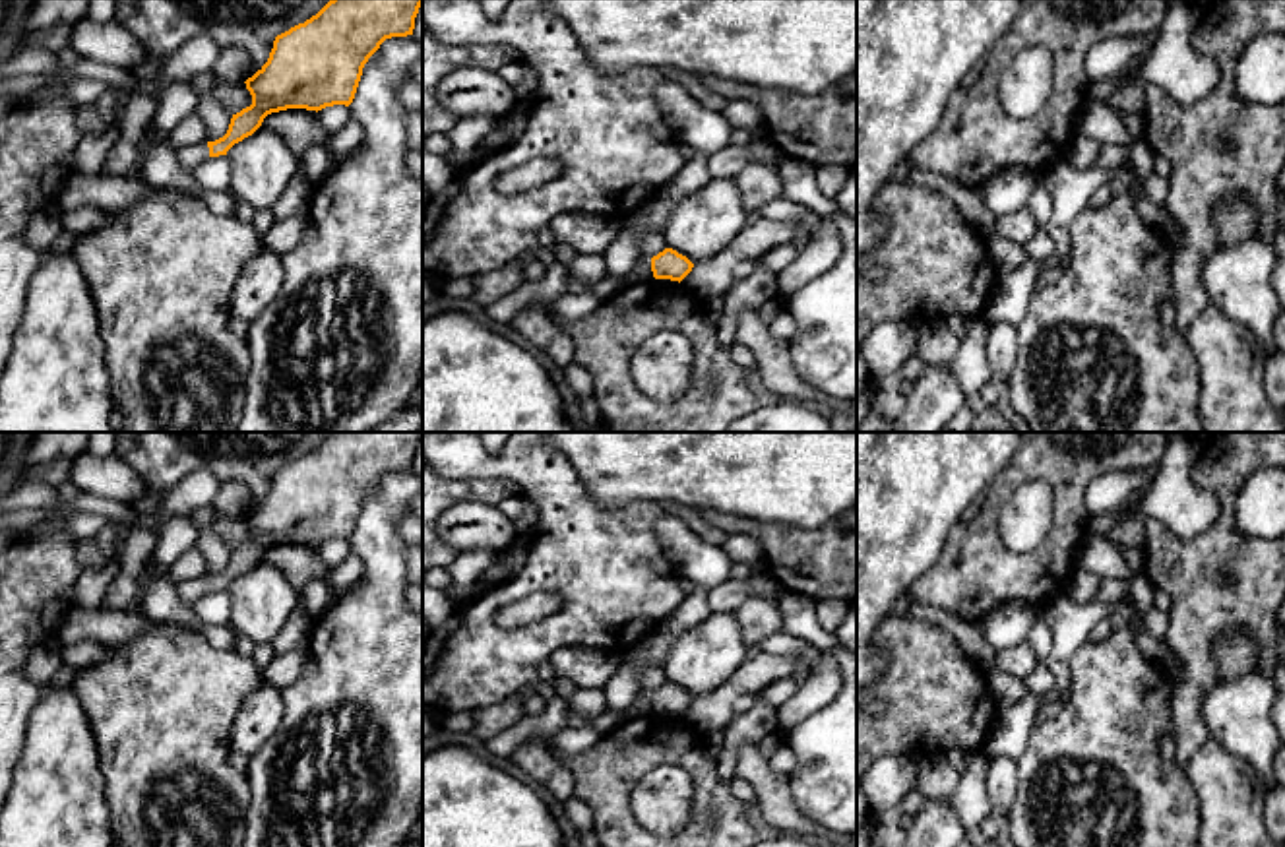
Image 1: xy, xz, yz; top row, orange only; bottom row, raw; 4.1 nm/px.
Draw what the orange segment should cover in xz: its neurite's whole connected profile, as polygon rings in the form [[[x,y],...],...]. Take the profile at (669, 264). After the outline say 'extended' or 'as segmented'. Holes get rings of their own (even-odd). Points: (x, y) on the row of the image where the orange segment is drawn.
[[[665,248],[651,258],[651,271],[655,279],[671,279],[680,283],[692,267],[694,264],[673,248]]]; as segmented

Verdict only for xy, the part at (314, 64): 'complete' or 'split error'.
split error

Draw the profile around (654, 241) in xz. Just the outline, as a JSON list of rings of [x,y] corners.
[[[643,209],[626,215],[620,225],[622,229],[640,229],[643,233],[642,260],[624,277],[624,283],[630,285],[653,277],[651,258],[667,248],[665,235],[645,223]]]

